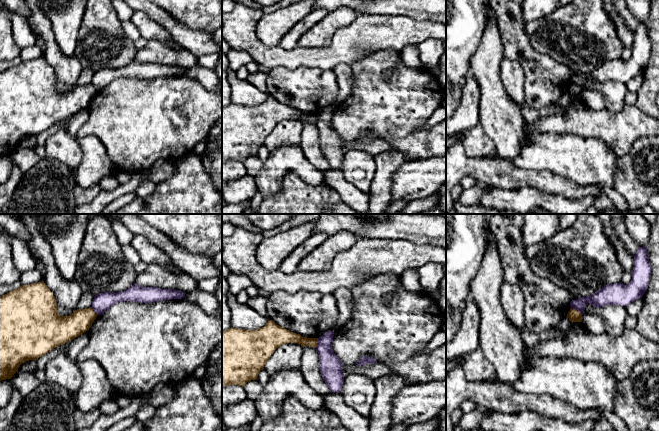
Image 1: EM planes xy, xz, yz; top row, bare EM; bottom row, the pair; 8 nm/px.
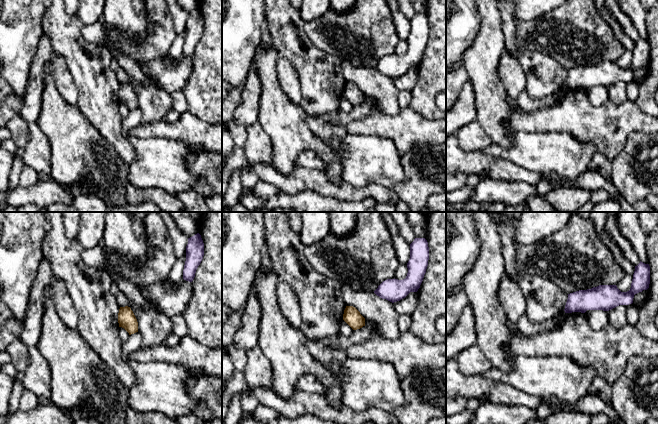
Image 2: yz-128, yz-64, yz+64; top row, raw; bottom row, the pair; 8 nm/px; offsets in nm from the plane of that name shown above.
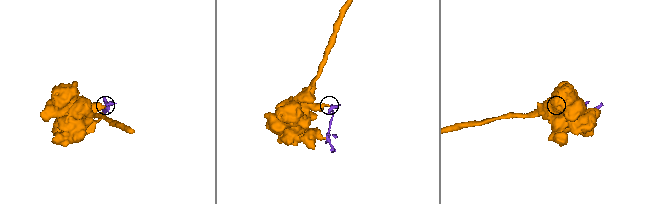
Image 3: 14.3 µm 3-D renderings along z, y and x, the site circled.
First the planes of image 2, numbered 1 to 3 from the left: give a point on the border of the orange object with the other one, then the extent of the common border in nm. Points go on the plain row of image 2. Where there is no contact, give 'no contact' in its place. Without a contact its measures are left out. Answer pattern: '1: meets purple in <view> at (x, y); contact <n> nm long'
1: no contact
2: no contact
3: no contact

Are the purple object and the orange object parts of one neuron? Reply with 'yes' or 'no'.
no

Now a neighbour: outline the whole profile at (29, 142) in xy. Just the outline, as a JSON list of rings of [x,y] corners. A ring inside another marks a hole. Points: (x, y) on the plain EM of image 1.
[[[29,136],[29,137],[23,138],[18,144],[18,147],[20,148],[34,149],[36,146],[37,146],[36,136]]]

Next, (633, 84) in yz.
[[[640,74],[631,78],[629,81],[625,82],[625,85],[629,91],[637,93],[642,85],[642,82],[643,82],[643,76],[642,74]]]

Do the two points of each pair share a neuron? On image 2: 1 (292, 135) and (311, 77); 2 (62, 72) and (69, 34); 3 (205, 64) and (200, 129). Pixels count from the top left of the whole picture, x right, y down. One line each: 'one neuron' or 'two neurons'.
1: two neurons
2: two neurons
3: two neurons

